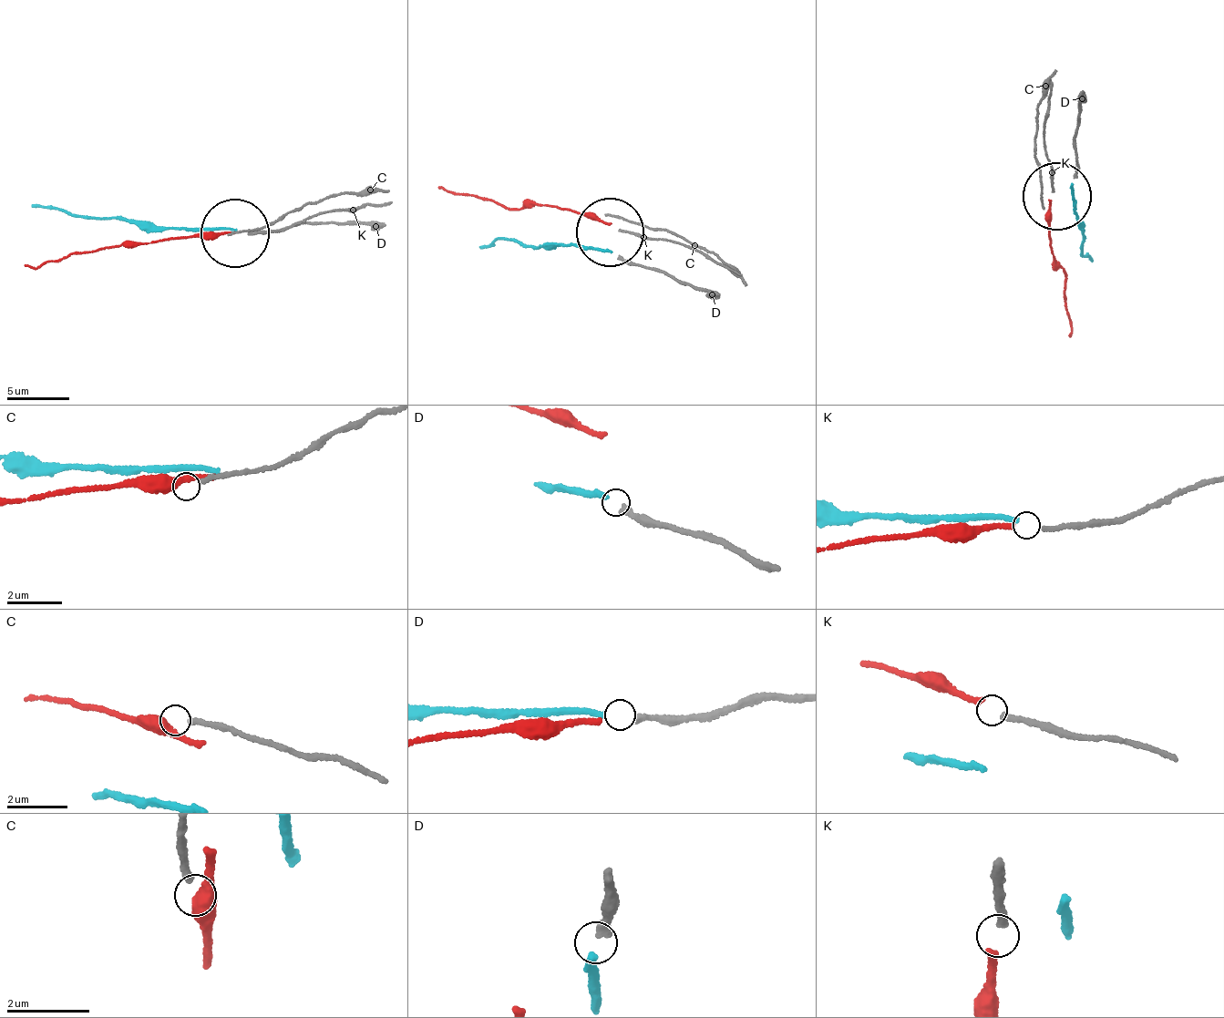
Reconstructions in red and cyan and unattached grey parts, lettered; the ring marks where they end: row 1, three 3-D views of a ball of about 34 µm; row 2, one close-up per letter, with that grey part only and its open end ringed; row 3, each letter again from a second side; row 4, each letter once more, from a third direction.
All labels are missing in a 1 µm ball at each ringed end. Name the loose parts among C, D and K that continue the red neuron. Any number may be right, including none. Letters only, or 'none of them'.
K

